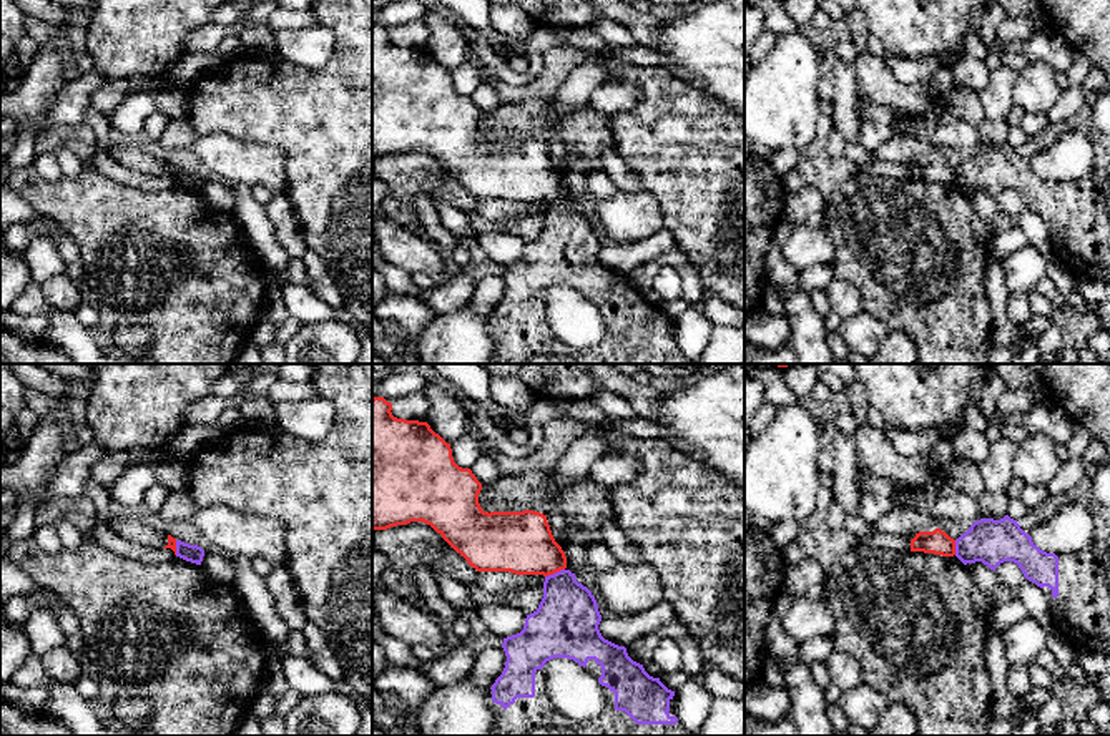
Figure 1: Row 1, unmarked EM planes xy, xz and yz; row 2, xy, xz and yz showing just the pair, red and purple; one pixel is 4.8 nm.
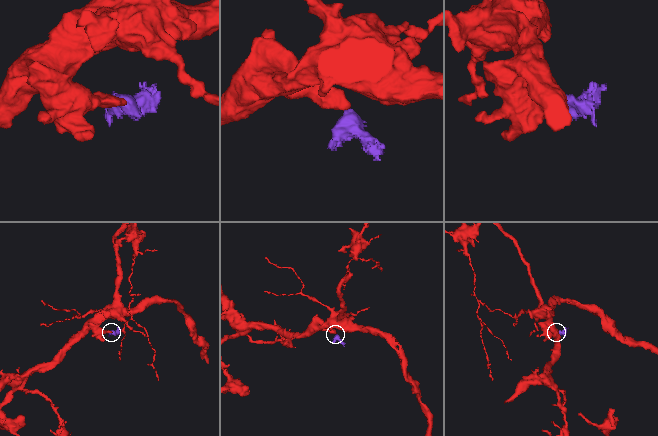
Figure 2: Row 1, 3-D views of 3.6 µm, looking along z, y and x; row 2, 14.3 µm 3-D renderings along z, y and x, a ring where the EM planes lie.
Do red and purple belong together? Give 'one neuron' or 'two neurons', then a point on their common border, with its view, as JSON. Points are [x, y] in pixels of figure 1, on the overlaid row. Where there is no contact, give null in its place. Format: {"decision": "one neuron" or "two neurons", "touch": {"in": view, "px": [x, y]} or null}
{"decision": "two neurons", "touch": {"in": "xz", "px": [554, 572]}}

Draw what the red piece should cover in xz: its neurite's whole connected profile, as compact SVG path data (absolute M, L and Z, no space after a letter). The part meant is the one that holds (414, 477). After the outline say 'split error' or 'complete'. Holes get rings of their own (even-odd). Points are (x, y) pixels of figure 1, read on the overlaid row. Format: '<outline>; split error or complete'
M384 397L372 399L372 532L410 522L430 525L477 572L510 572L515 575L553 575L567 568L567 557L555 542L547 515L533 510L484 512L479 503L482 483L470 469L454 462L450 444L435 434L427 422L392 415L392 404Z; complete

